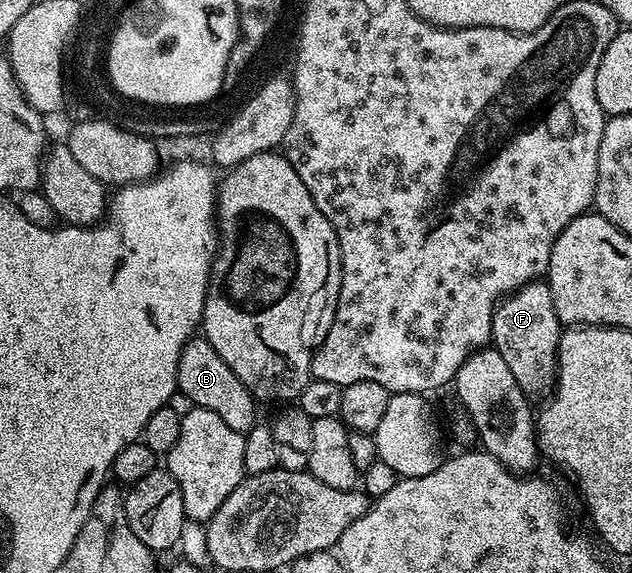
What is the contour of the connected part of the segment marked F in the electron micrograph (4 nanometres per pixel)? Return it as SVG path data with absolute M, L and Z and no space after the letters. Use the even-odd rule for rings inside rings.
M537 281L519 287L512 294L504 296L492 313L491 346L502 353L502 361L514 373L514 381L525 395L543 396L553 390L556 381L556 350L560 347L562 324L554 309L554 297L547 282Z

